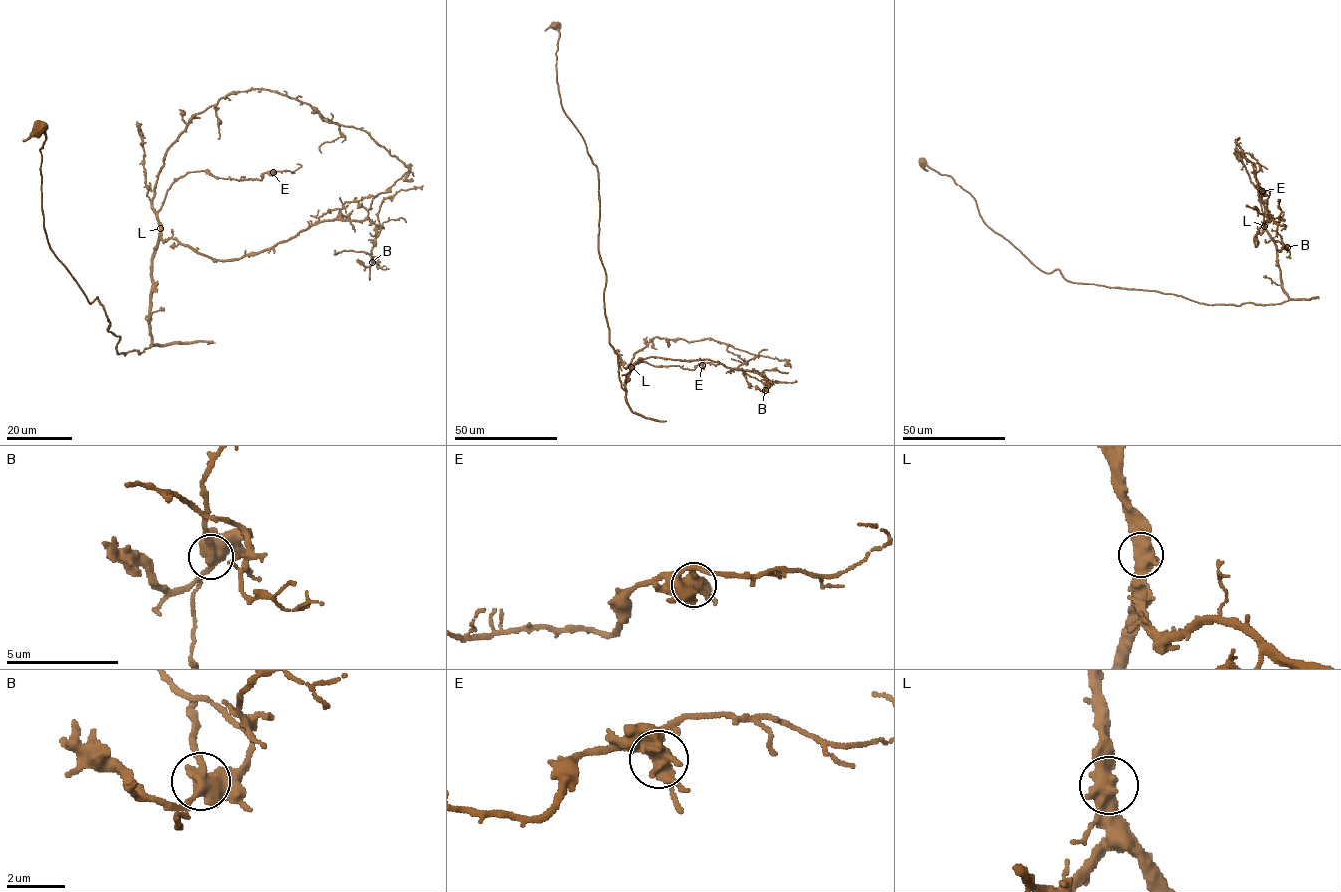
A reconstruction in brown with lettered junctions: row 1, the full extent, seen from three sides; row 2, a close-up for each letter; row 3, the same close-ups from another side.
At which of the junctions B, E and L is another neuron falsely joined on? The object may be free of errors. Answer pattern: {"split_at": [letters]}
{"split_at": []}

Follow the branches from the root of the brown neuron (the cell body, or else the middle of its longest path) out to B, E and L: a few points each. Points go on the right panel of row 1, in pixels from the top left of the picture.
B: (923, 161), (1037, 268), (1074, 283), (1279, 304), (1288, 295), (1275, 242), (1254, 237), (1273, 220), (1287, 247)
E: (923, 161), (967, 191), (983, 221), (1043, 271), (1210, 305), (1288, 300), (1264, 225), (1262, 191)
L: (923, 161), (967, 191), (983, 221), (1037, 268), (1074, 283), (1210, 305), (1282, 303), (1288, 295), (1264, 226)

